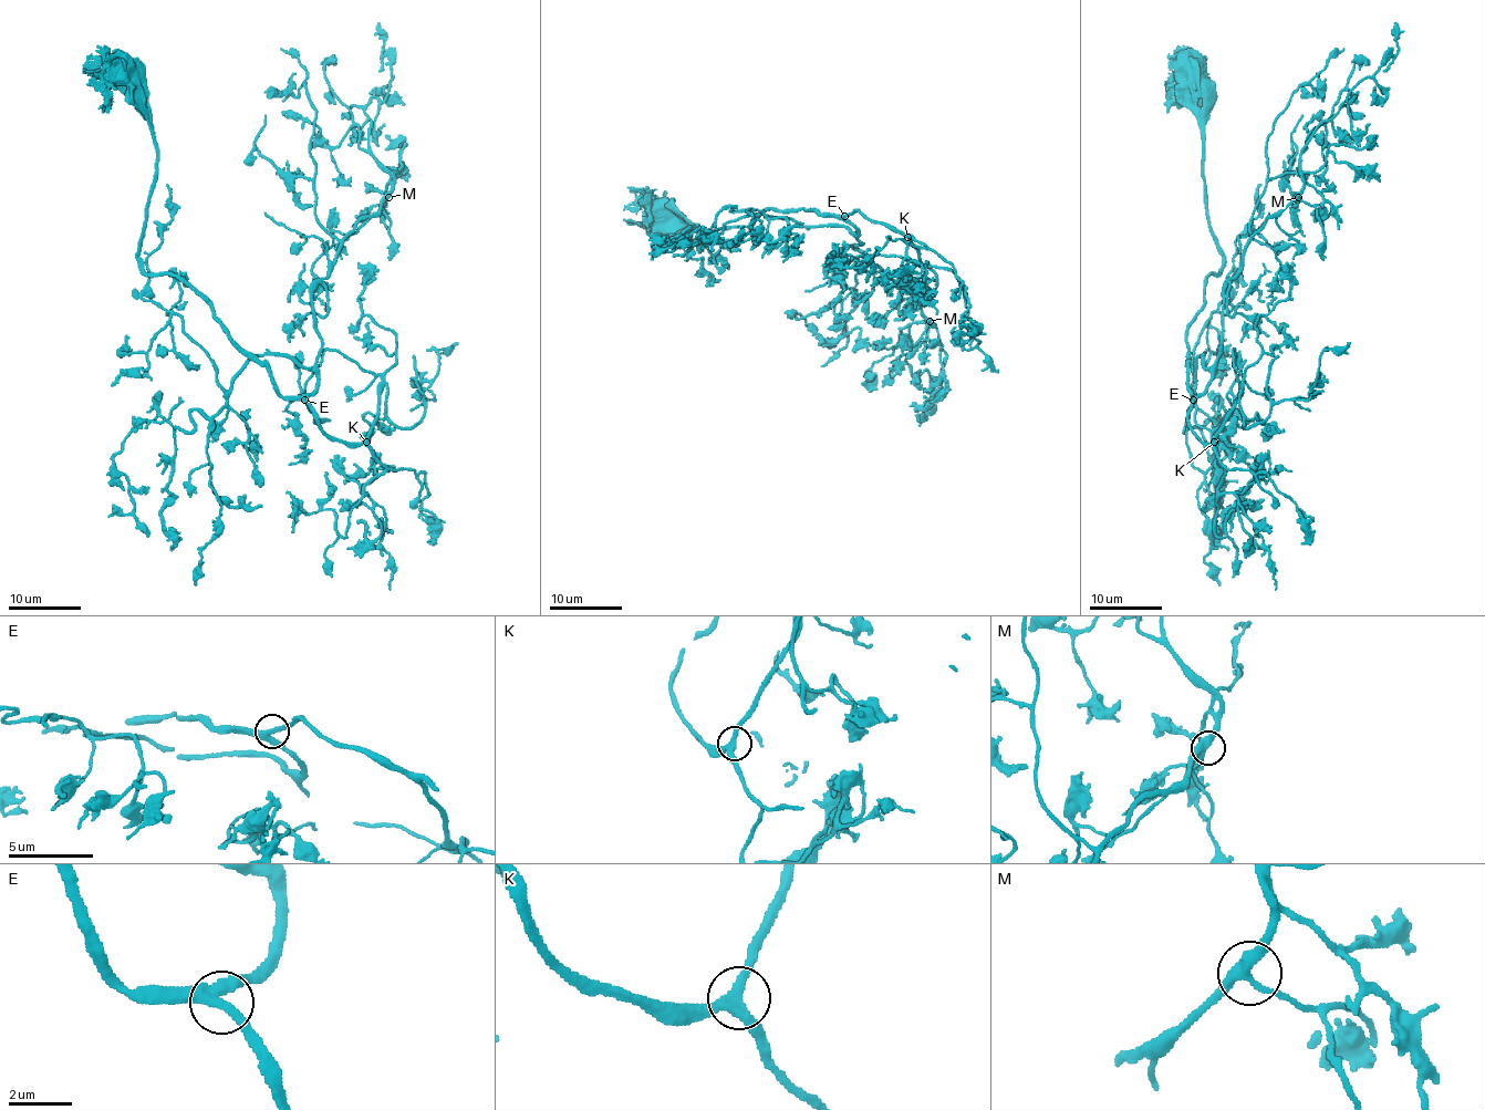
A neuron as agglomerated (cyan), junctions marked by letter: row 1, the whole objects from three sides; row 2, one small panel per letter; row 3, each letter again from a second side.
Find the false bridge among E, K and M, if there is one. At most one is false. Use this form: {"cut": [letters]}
{"cut": []}

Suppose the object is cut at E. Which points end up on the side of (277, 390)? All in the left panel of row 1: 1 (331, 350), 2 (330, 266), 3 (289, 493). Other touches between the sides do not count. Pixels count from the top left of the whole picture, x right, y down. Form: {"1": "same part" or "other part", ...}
{"1": "other part", "2": "same part", "3": "other part"}

